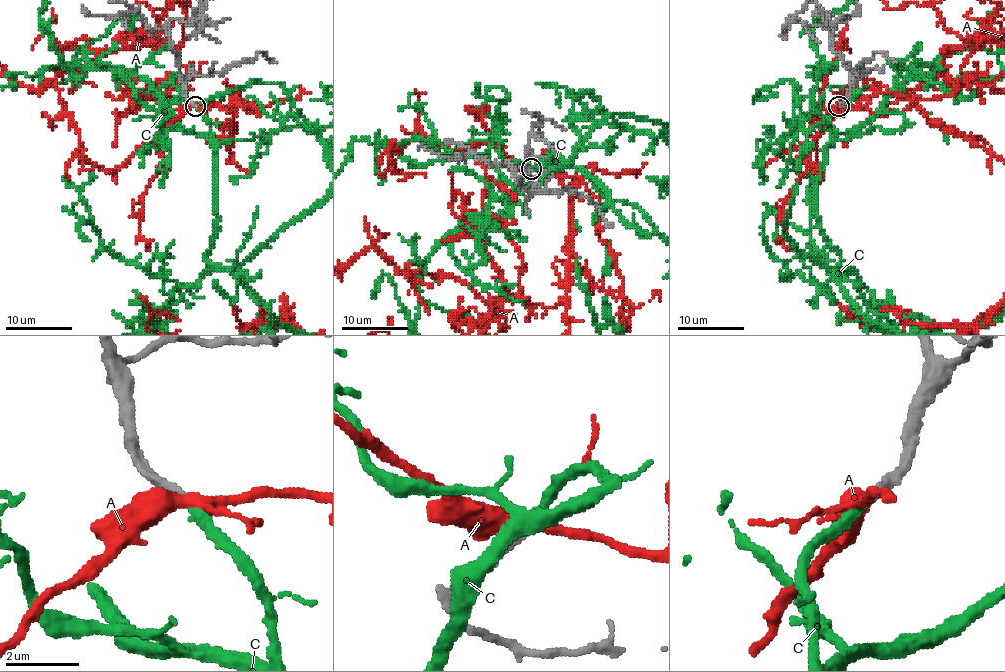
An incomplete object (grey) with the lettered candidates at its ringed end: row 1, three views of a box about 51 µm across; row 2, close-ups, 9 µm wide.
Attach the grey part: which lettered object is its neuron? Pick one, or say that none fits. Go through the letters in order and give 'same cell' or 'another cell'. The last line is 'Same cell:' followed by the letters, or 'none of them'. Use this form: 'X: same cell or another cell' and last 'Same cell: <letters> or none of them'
A: another cell
C: same cell
Same cell: C

